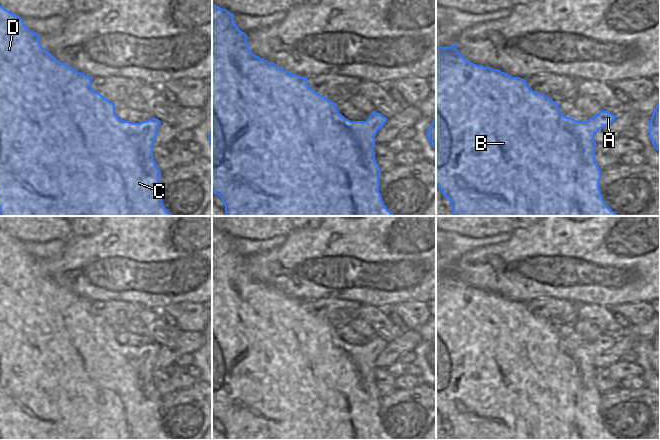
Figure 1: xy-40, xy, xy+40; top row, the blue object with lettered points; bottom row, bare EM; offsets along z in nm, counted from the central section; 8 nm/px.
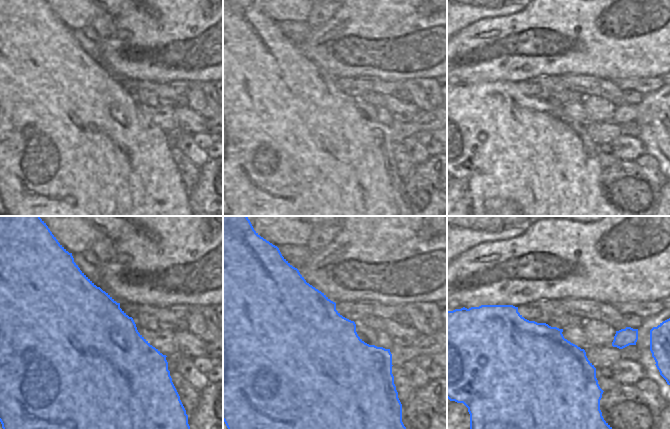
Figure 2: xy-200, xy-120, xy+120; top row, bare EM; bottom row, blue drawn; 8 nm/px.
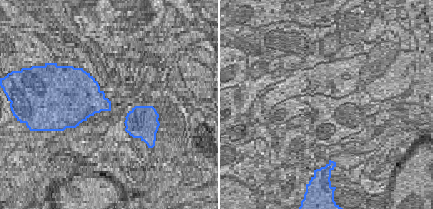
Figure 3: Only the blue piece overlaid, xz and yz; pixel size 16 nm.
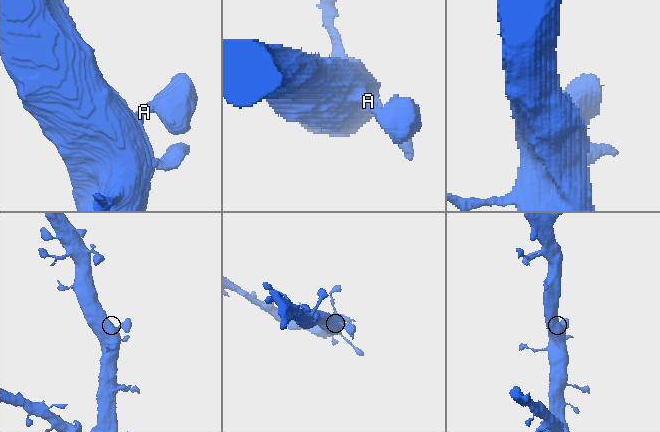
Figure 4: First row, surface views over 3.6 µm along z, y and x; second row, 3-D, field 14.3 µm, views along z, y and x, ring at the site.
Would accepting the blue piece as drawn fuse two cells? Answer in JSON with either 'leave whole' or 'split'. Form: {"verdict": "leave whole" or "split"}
{"verdict": "leave whole"}

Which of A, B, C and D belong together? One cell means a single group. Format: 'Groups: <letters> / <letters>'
Groups: A B C D.

